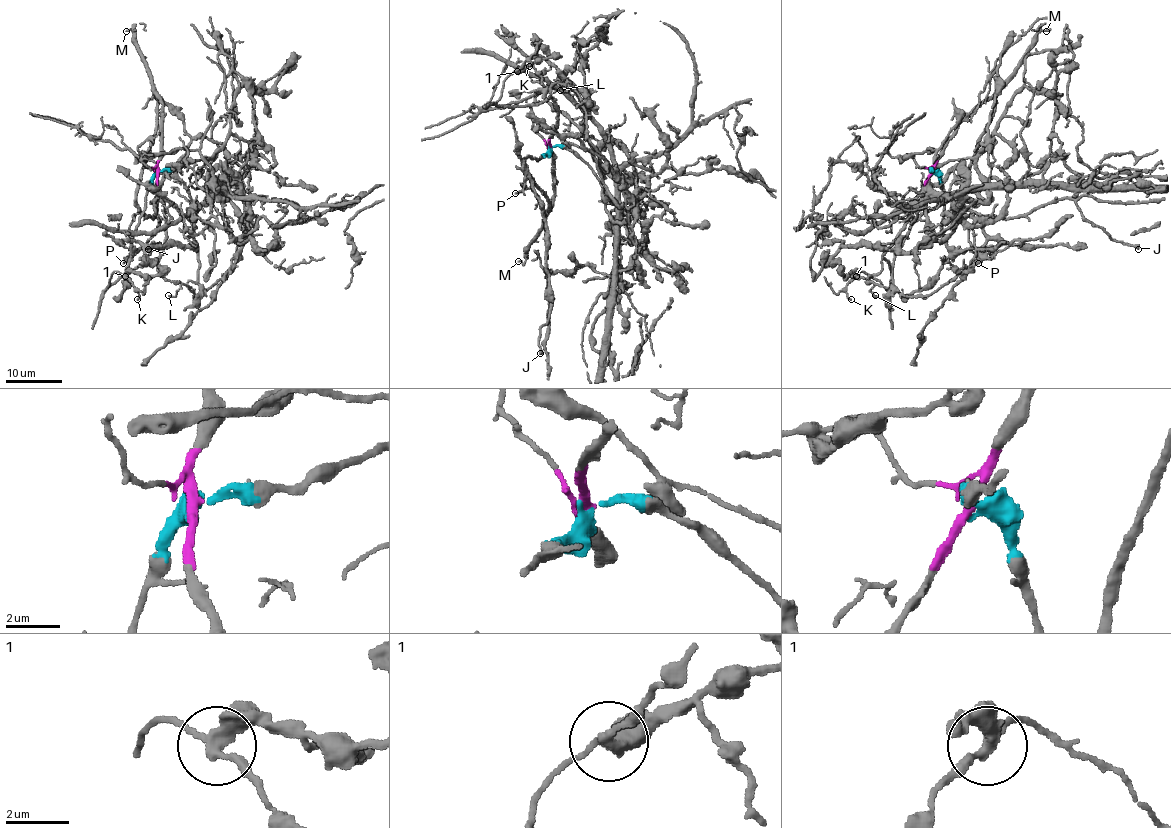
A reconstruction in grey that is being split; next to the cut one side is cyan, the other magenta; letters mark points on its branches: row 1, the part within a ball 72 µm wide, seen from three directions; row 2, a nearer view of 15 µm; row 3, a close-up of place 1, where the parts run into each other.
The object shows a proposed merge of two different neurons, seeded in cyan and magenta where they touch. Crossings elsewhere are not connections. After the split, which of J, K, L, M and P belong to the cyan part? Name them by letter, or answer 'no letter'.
no letter

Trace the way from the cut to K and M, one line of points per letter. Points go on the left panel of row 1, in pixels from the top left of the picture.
K: (158, 173), (158, 192), (165, 206), (162, 252), (127, 270), (104, 289), (118, 271), (139, 292), (137, 299)
M: (158, 173), (162, 102), (133, 31), (126, 31)

